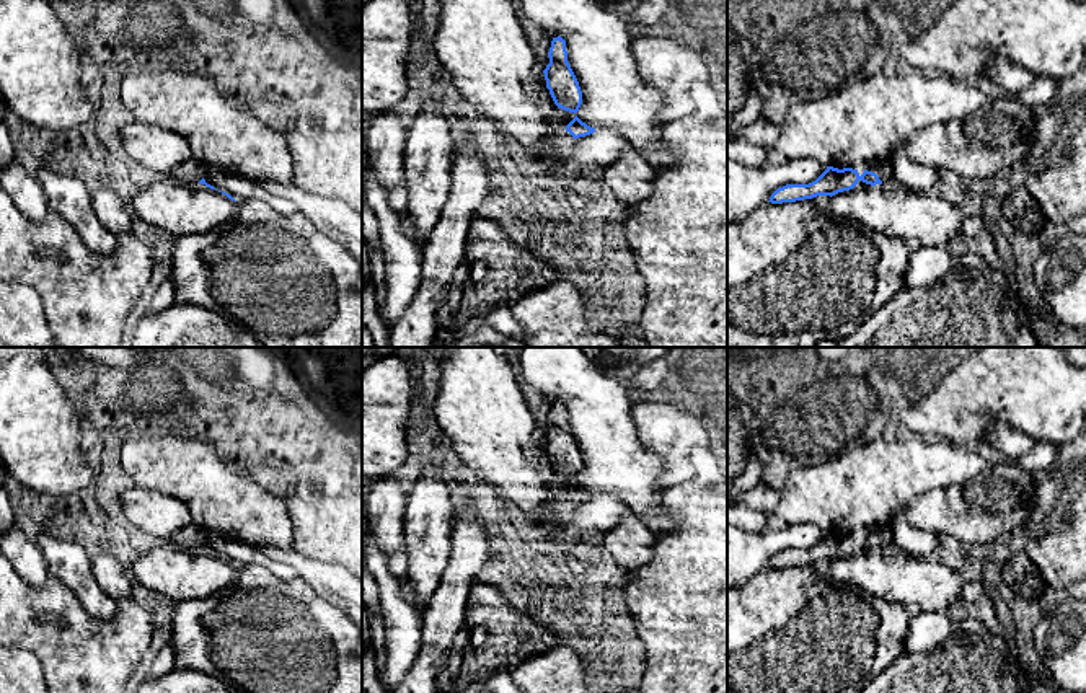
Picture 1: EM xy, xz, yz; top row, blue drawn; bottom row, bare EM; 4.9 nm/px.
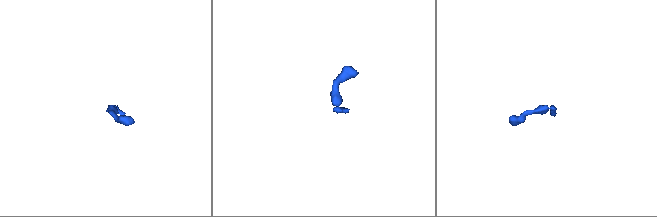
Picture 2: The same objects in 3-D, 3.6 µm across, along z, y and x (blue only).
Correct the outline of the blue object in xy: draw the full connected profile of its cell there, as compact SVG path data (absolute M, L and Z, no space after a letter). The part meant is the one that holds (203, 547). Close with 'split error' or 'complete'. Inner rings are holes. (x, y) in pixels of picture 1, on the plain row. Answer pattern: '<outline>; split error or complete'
M194 523L178 530L173 535L173 541L179 546L184 546L188 550L205 550L210 554L215 554L214 551L207 550L205 545L202 543L204 540L204 532L197 528Z; split error

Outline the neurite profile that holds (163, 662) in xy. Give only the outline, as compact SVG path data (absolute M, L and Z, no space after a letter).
M165 644L150 667L148 678L161 678L174 669L174 652L170 644Z

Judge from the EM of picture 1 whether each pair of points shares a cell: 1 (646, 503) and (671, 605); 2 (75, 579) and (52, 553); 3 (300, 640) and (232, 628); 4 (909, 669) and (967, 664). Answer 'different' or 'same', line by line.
1: different
2: same
3: same
4: same

